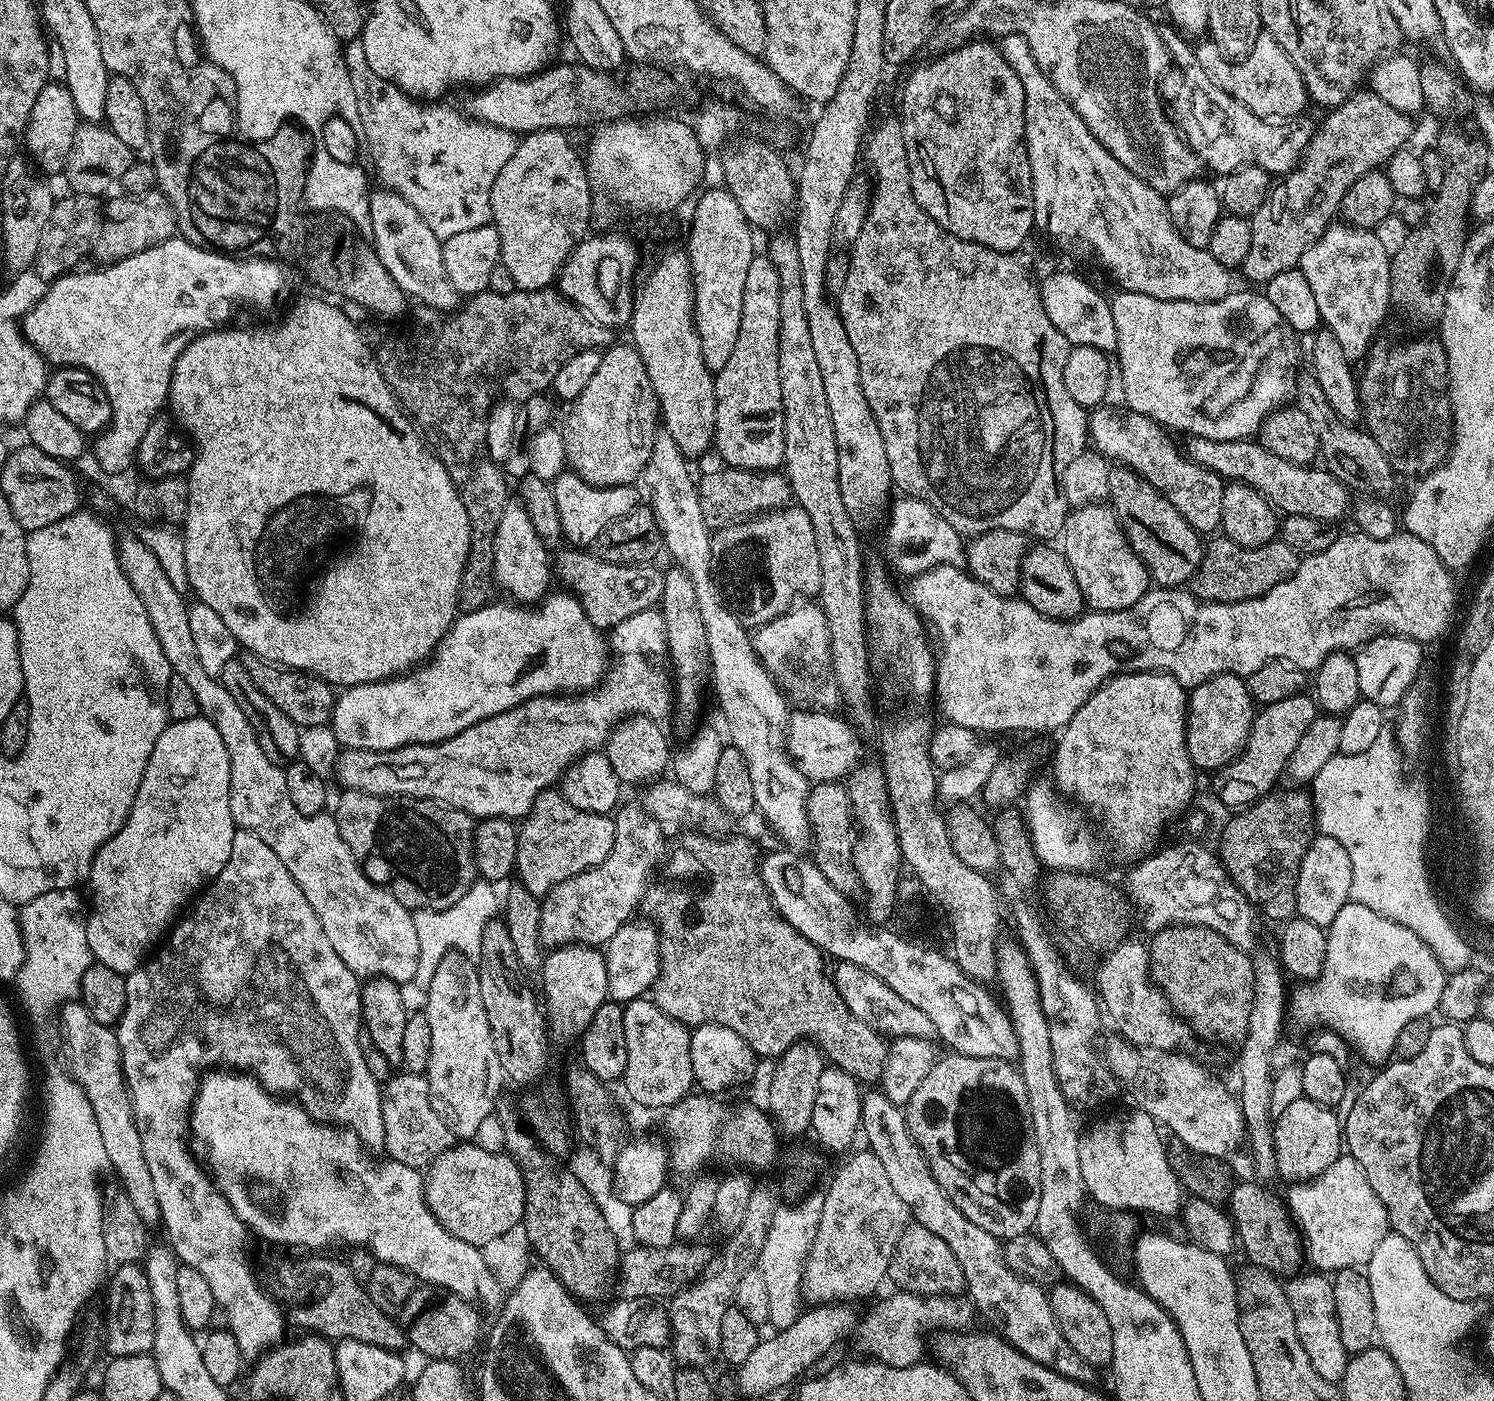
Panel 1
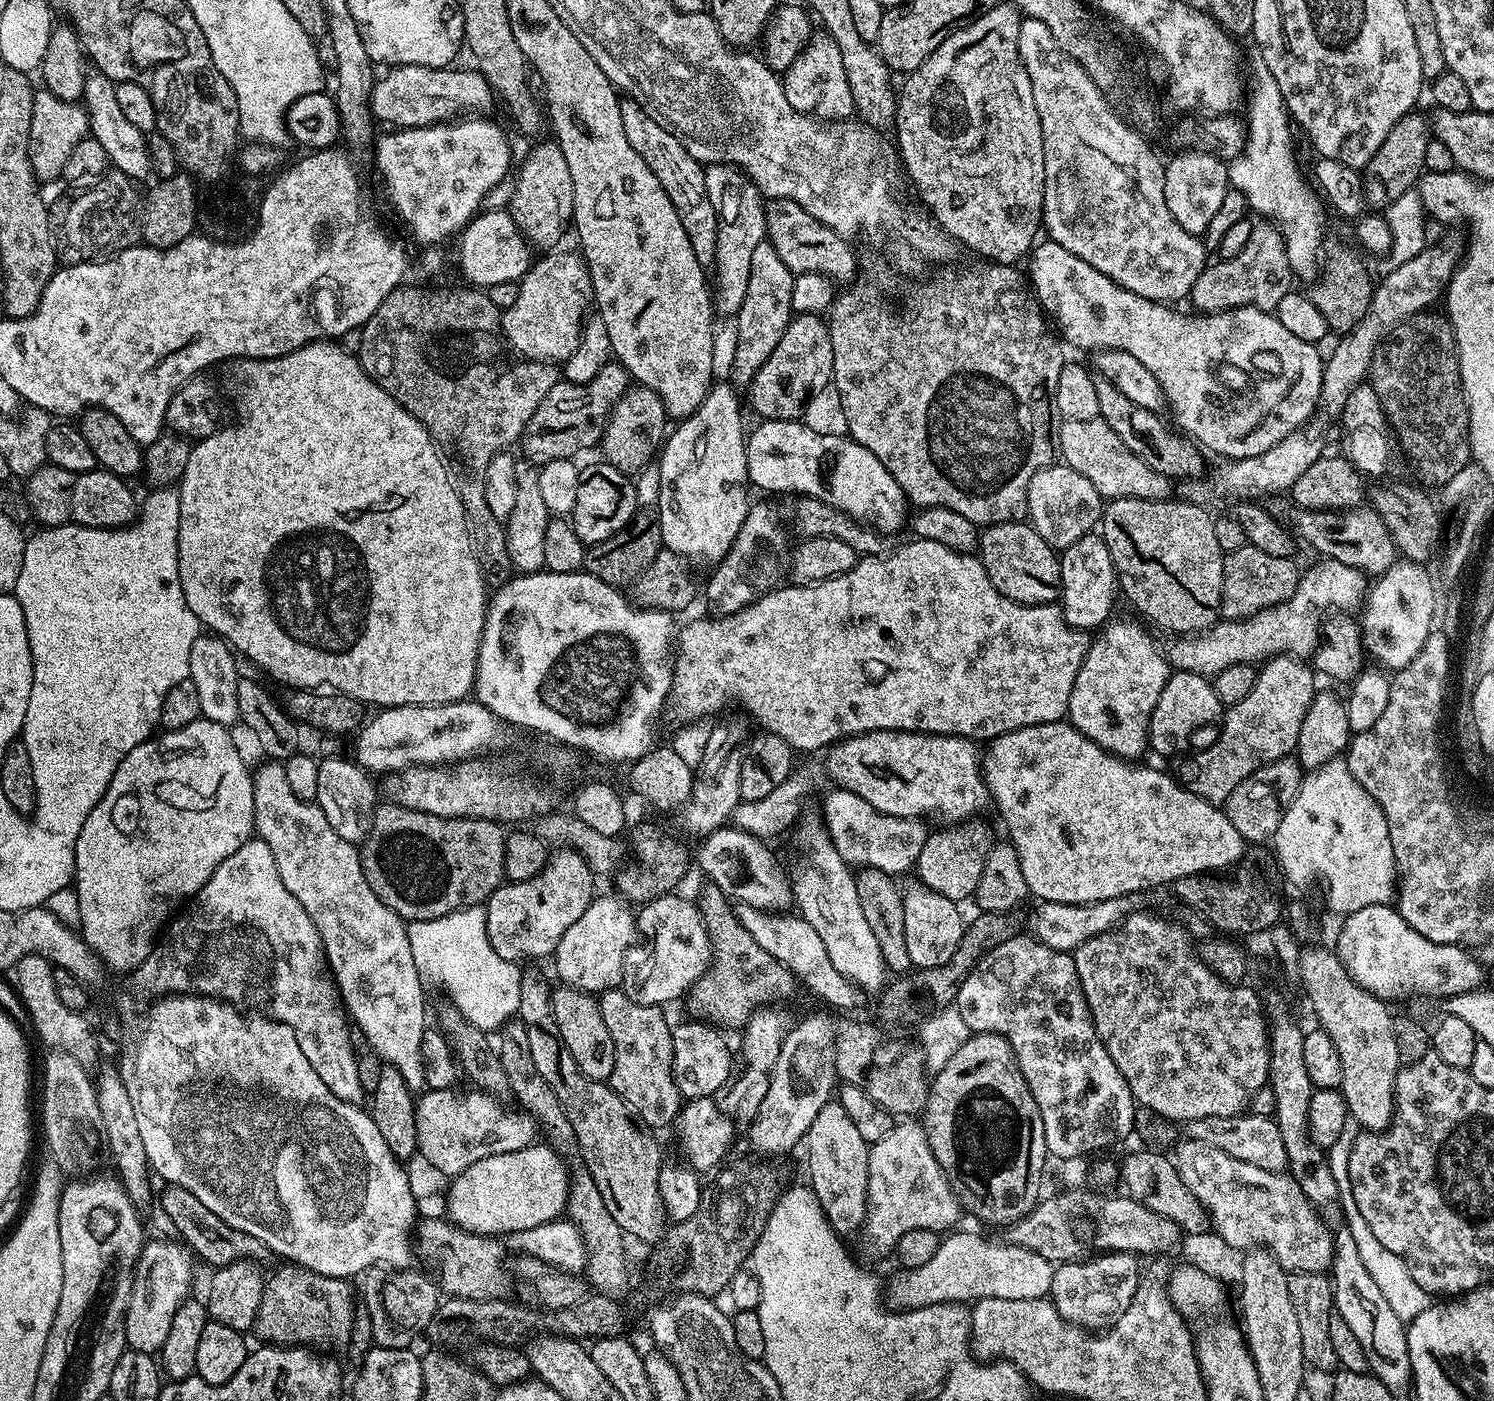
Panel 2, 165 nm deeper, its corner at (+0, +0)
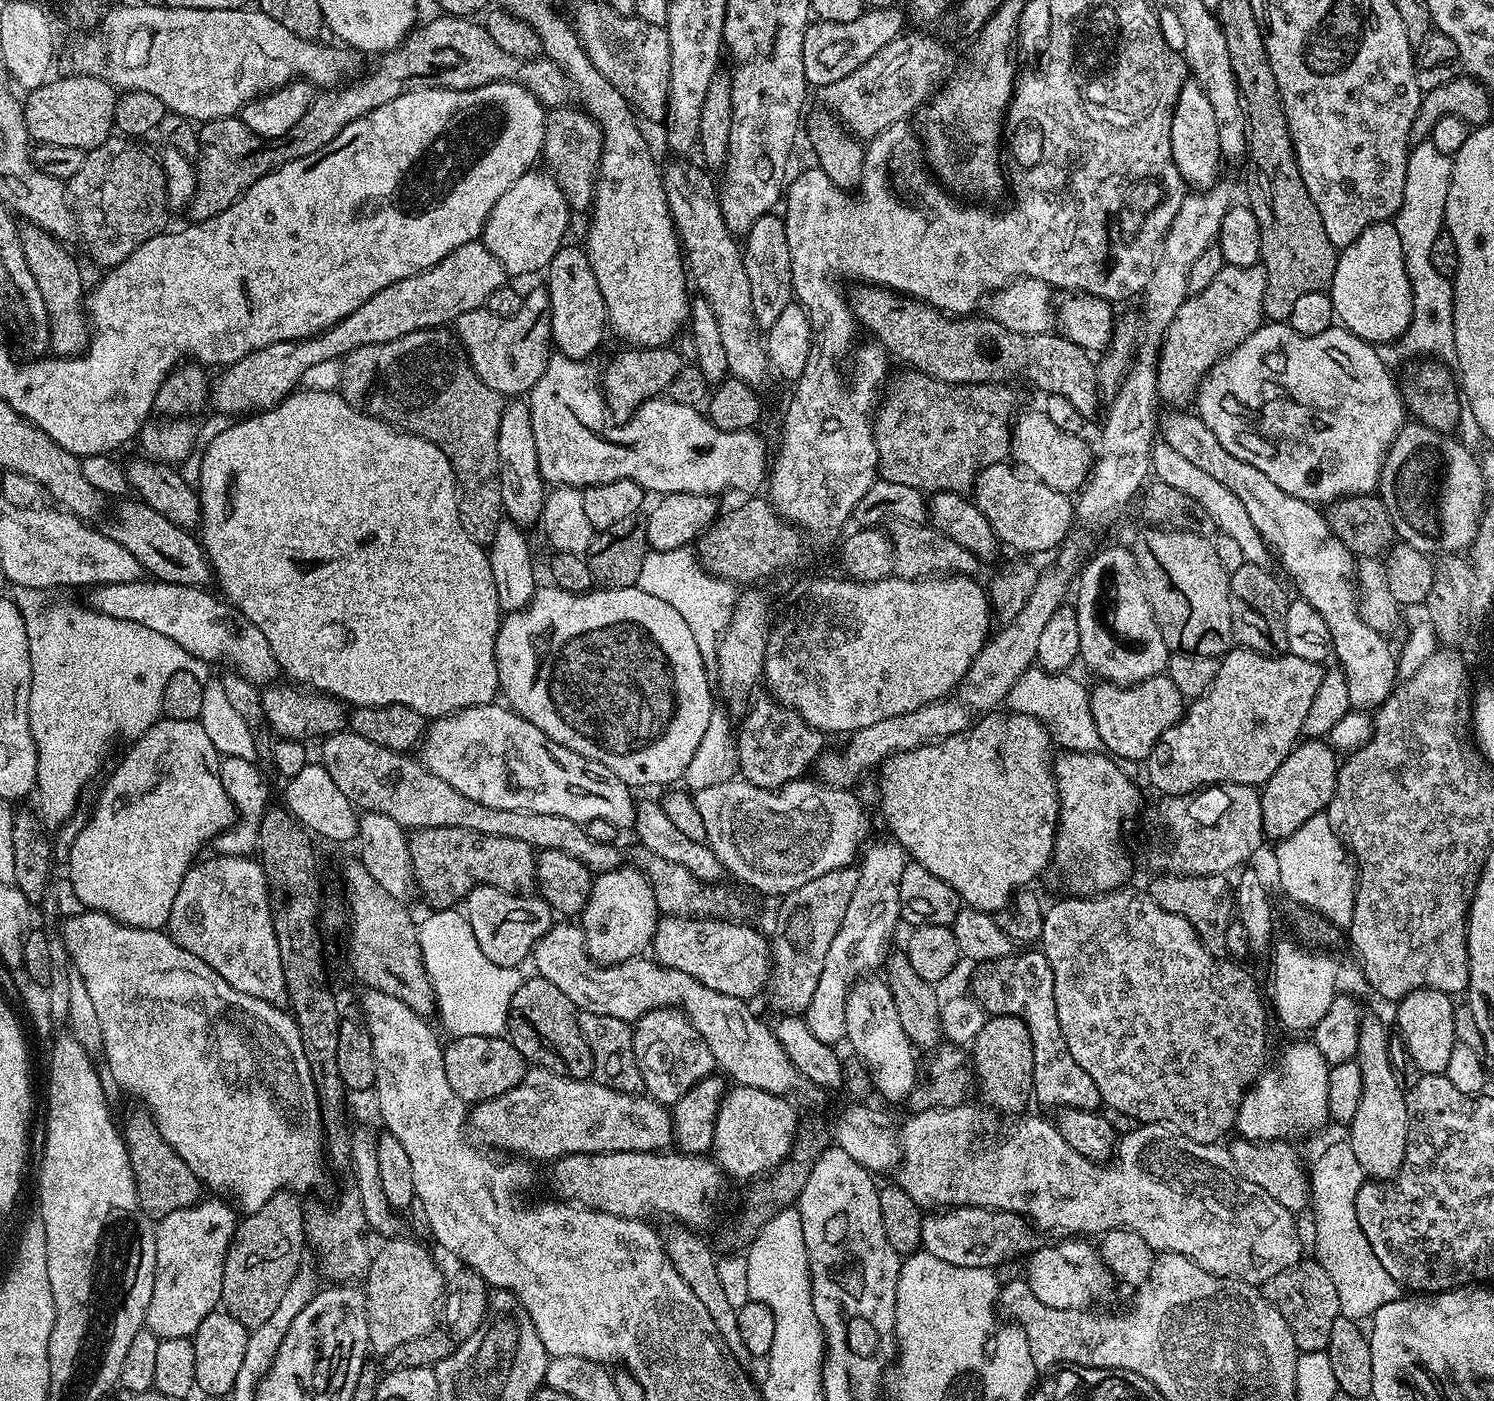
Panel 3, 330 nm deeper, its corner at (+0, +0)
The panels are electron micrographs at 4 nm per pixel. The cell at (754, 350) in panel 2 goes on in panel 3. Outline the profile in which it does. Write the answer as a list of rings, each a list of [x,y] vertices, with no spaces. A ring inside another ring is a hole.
[[[776,214],[758,218],[754,226],[746,234],[743,241],[744,265],[746,278],[750,278],[750,298],[754,301],[754,316],[761,329],[767,330],[778,322],[778,314],[793,303],[794,293],[791,278],[791,254],[786,238],[786,226],[783,219]]]

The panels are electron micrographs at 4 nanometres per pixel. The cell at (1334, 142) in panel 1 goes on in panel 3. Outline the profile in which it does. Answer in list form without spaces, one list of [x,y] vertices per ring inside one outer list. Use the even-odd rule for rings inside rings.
[[[1260,264],[1249,268],[1225,266],[1206,286],[1206,290],[1189,295],[1188,299],[1174,314],[1164,345],[1160,348],[1160,361],[1156,367],[1156,391],[1161,401],[1169,400],[1172,406],[1184,406],[1193,399],[1200,381],[1208,371],[1243,340],[1258,330],[1264,315],[1266,274]]]

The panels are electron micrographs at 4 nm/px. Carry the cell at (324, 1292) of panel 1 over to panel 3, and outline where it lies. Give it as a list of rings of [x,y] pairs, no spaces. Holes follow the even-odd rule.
[[[139,1110],[129,1116],[122,1126],[124,1143],[128,1146],[132,1176],[138,1194],[140,1208],[154,1220],[159,1220],[174,1210],[193,1207],[202,1196],[202,1185],[193,1171],[186,1166],[177,1152],[165,1142],[157,1124],[146,1110]]]

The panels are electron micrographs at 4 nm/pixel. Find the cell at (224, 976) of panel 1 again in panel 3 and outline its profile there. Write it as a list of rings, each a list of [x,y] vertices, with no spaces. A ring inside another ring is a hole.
[[[212,854],[209,860],[203,860],[193,864],[182,880],[178,898],[174,898],[174,906],[166,925],[168,935],[175,944],[202,958],[202,962],[226,978],[234,990],[262,998],[277,1006],[283,1005],[288,999],[287,984],[283,974],[282,954],[279,953],[278,938],[275,936],[268,880],[263,865],[251,855]]]

